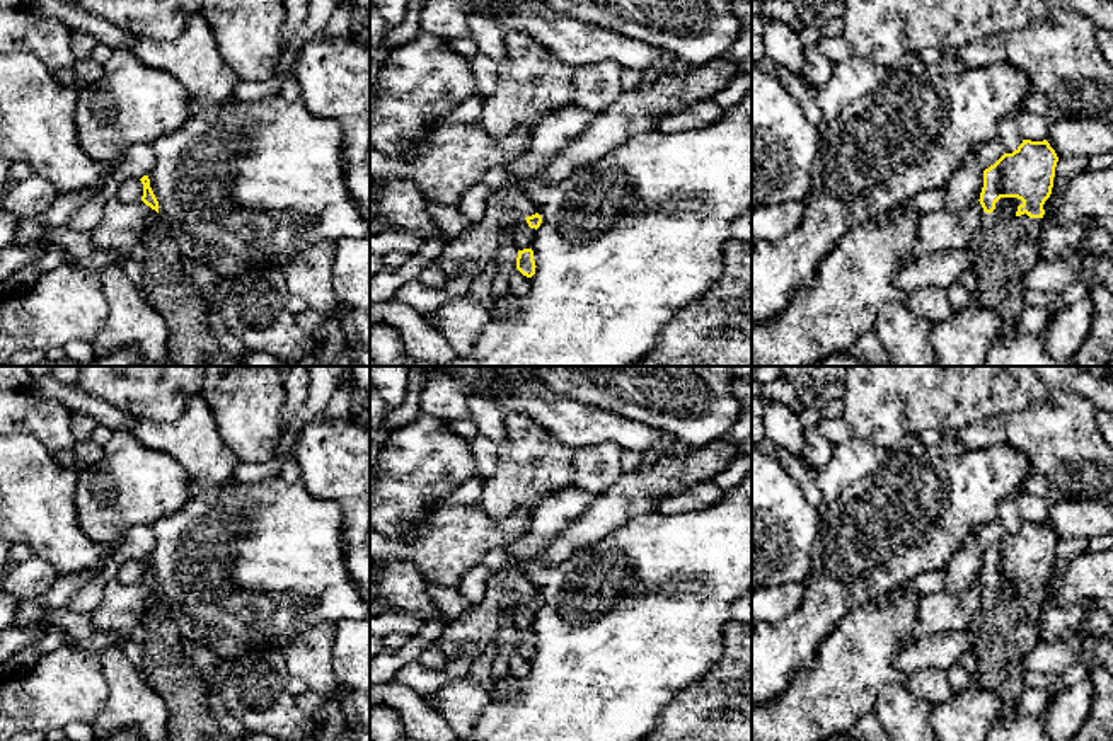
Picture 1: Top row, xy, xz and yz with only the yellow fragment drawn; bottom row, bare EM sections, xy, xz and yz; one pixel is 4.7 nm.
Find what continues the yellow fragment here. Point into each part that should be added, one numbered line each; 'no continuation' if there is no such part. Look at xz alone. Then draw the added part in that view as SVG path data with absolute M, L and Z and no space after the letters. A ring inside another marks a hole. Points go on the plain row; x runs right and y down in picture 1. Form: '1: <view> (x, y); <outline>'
1: xz (524, 617); M522 600L513 610L513 625L518 632L532 630L535 622L535 610L530 610L527 601Z

